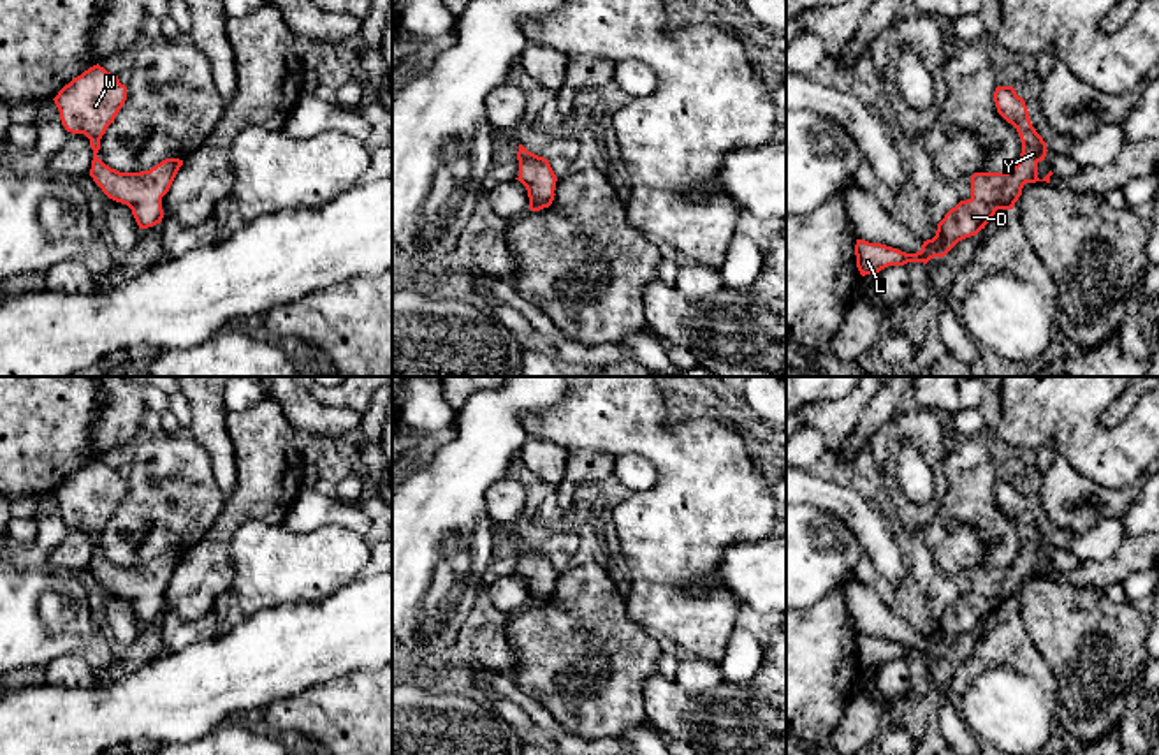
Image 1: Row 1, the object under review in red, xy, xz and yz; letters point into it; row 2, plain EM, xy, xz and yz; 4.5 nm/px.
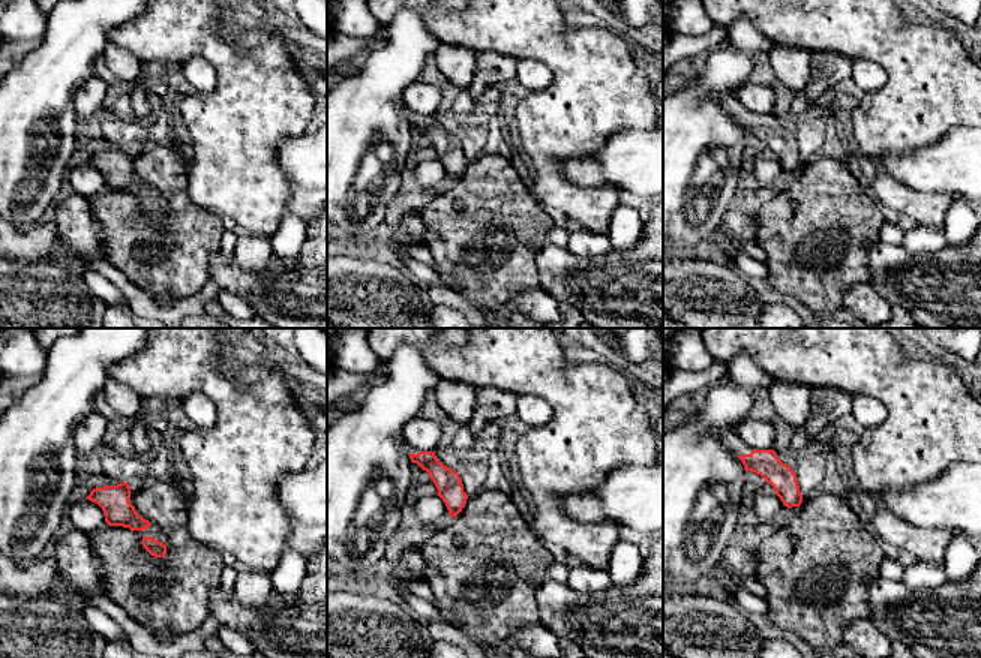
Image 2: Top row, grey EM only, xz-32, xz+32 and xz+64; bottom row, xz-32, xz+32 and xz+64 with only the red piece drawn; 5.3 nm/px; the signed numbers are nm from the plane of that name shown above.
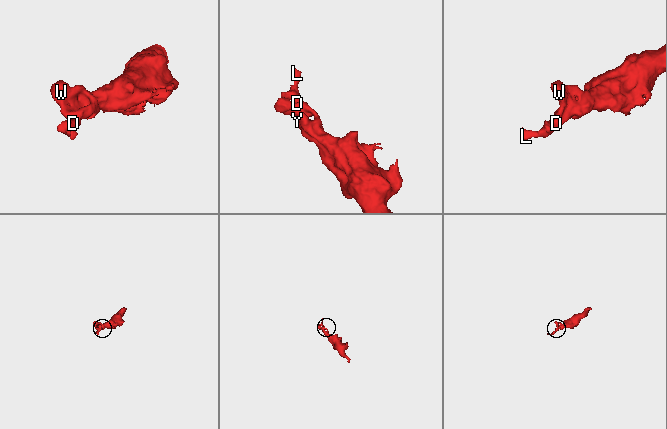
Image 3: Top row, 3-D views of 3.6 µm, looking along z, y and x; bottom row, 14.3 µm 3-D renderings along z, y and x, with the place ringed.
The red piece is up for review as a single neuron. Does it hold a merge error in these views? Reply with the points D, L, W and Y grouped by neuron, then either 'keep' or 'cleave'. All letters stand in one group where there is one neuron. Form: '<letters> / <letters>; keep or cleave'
D L W Y; keep

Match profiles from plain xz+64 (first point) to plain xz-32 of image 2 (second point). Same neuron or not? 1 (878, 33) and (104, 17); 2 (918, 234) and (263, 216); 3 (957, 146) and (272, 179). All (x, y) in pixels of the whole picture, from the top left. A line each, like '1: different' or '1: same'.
1: different
2: different
3: different

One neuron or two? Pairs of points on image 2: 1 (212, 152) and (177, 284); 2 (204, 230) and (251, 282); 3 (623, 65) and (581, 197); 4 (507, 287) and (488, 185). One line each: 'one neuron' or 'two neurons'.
1: two neurons
2: two neurons
3: one neuron
4: one neuron

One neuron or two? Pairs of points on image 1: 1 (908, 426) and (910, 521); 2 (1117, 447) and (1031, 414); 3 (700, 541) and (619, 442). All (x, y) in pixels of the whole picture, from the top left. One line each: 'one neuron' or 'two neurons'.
1: one neuron
2: one neuron
3: one neuron

